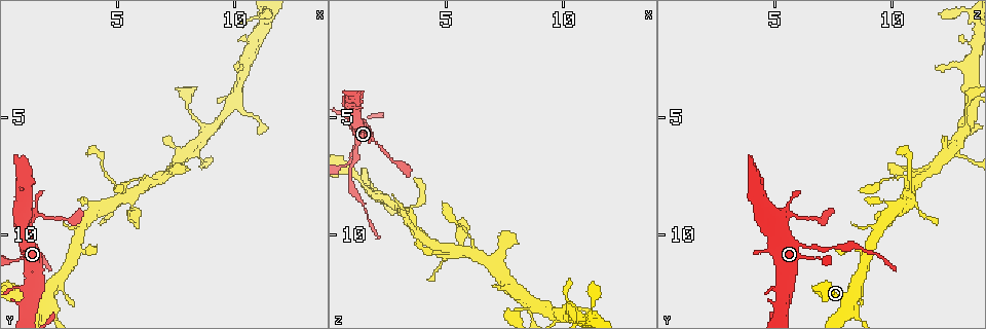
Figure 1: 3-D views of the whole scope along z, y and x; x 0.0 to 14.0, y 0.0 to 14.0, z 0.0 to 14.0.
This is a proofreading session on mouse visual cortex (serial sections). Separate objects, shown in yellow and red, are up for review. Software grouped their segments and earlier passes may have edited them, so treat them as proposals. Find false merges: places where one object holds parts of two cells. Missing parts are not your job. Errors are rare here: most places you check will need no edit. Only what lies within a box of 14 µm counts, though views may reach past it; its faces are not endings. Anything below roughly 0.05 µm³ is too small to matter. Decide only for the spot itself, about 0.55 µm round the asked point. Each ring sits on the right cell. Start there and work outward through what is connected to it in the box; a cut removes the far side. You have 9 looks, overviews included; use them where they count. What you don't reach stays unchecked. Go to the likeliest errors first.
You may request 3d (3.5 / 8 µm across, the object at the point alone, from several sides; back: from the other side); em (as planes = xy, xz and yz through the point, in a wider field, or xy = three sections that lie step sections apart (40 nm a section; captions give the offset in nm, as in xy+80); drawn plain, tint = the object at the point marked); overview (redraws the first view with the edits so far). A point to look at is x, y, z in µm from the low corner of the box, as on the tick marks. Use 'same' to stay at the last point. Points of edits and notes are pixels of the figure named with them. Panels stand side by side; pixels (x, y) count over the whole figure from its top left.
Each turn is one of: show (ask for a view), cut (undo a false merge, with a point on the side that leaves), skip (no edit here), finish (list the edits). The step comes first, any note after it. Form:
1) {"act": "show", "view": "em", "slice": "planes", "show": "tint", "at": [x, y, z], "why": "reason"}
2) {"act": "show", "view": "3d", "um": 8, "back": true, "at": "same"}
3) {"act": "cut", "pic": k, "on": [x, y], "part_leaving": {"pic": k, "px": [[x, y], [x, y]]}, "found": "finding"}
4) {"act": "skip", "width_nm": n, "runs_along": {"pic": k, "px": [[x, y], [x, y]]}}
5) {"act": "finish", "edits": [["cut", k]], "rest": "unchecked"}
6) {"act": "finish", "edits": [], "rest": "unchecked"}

{"act": "show", "view": "3d", "um": 3.5, "at": [1.5, 9.3, 5.5], "why": "branch point"}

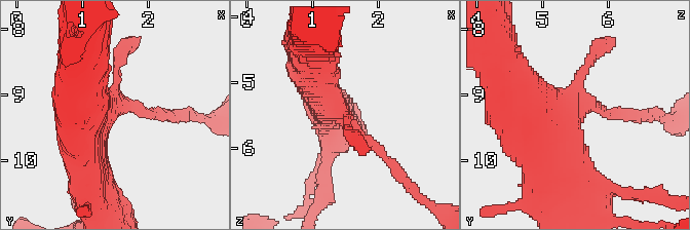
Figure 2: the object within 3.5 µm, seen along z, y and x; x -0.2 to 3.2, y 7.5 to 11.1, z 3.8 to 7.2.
{"act": "show", "view": "em", "slice": "xy", "step": 3, "show": "tint", "at": [1.45, 9.20, 5.45]}

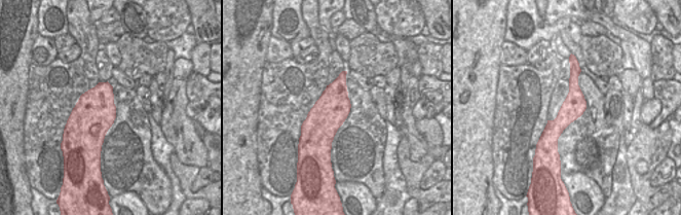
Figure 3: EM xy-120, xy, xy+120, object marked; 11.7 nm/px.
{"act": "skip", "width_nm": 400, "runs_along": {"pic": 2, "px": [[93, 170], [109, 108], [156, 114]]}, "found": "continuous, no second cell"}

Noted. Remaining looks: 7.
{"act": "show", "view": "3d", "um": 3.5, "back": true, "at": [1.3, 12.0, 5.3], "why": "three-way junction"}

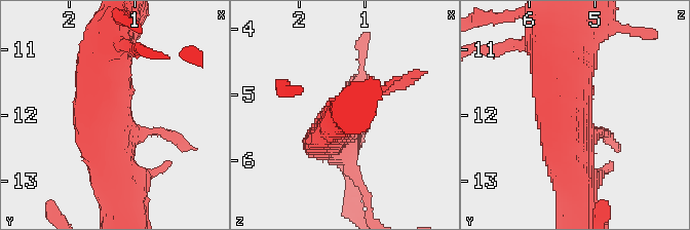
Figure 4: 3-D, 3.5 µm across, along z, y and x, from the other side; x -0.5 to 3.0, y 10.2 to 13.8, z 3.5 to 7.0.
{"act": "show", "view": "em", "slice": "xy", "step": 2, "show": "tint", "at": [1.25, 12.10, 5.25]}

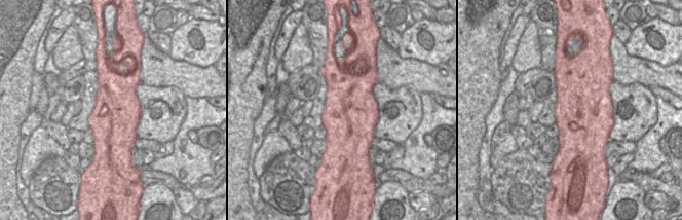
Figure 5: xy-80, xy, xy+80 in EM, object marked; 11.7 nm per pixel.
{"act": "skip", "width_nm": 650, "runs_along": {"pic": 4, "px": [[553, 37], [575, 186]]}, "found": "one cell here"}

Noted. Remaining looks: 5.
{"act": "show", "view": "3d", "um": 3.5, "at": [6.1, 7.5, 10.6], "why": "three arms meet"}

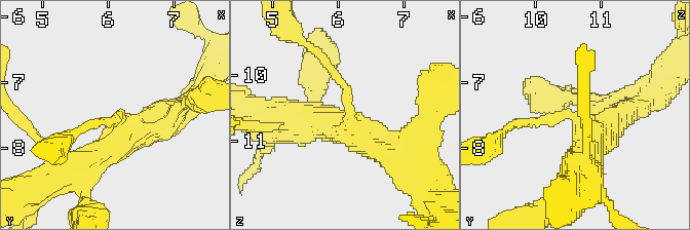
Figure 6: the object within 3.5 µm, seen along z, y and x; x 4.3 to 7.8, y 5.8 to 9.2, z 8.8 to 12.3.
{"act": "show", "view": "em", "slice": "xy", "step": 5, "show": "plain", "at": [6.15, 7.60, 10.65], "arms": 3, "arm_widths_nm": [150, 400, 400], "why": "shape alone is not enough"}

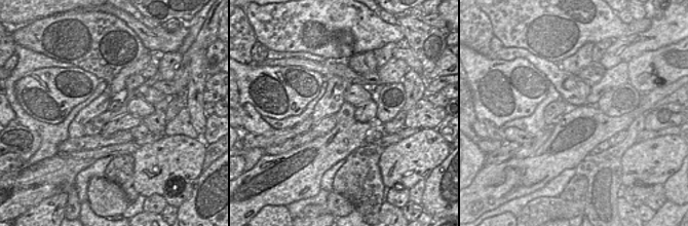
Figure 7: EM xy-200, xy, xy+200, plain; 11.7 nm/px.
{"act": "show", "view": "em", "slice": "xy", "step": 5, "show": "tint", "at": "same", "why": "with the object marked"}

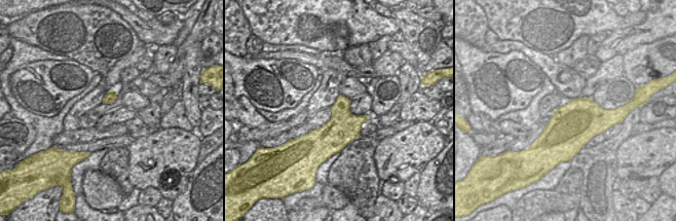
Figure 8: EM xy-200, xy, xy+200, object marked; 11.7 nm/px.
{"act": "skip", "runs_along": {"pic": 6, "px": [[581, 162], [591, 138], [573, 115], [518, 121]]}, "found": "all the same cell"}

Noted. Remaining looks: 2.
{"act": "show", "view": "3d", "um": 3.5, "at": [9.8, 4.3, 13.4], "why": "small branch off a trunk"}

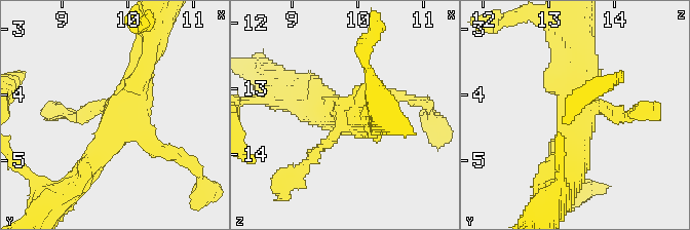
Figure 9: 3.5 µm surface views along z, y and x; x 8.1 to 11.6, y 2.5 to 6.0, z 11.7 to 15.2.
{"act": "show", "view": "em", "slice": "xy", "step": 3, "show": "tint", "at": [9.85, 4.40, 13.40], "arms": 4, "arm_widths_nm": [150, 200, 400, 400], "why": "need the tissue"}

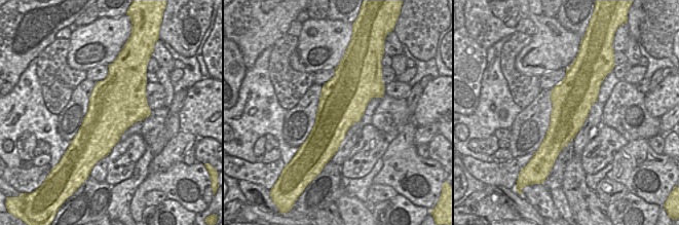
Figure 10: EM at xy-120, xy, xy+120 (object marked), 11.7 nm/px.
{"act": "skip", "width_nm": 550, "runs_along": {"pic": 9, "px": [[81, 178], [119, 120], [144, 58]]}, "found": "all the same cell"}

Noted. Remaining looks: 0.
{"act": "finish", "edits": [], "rest": "unchecked"}

